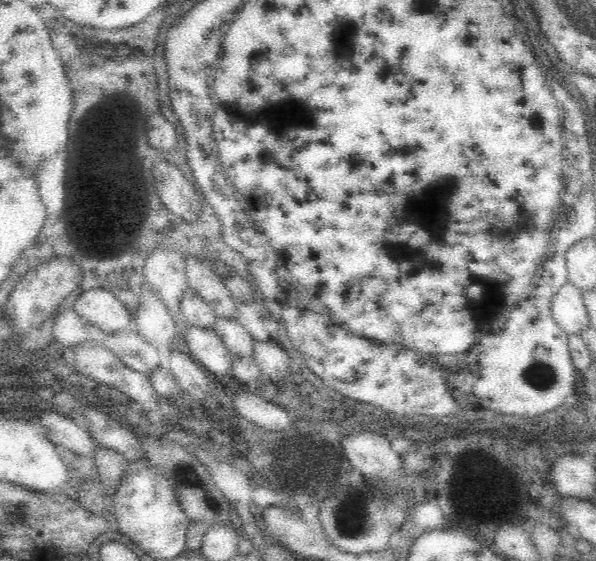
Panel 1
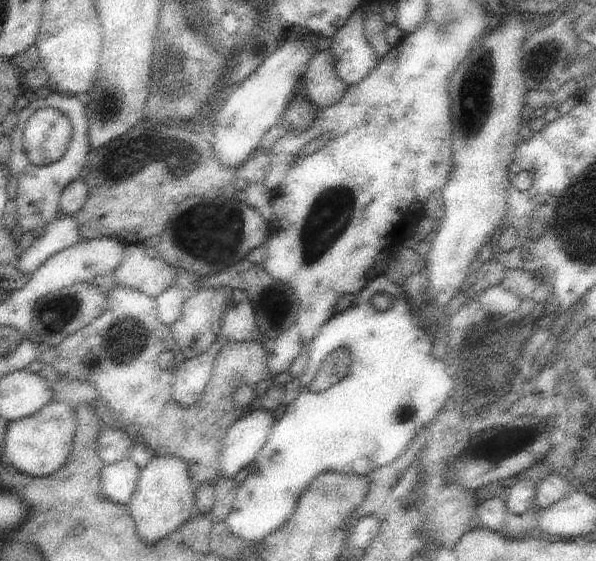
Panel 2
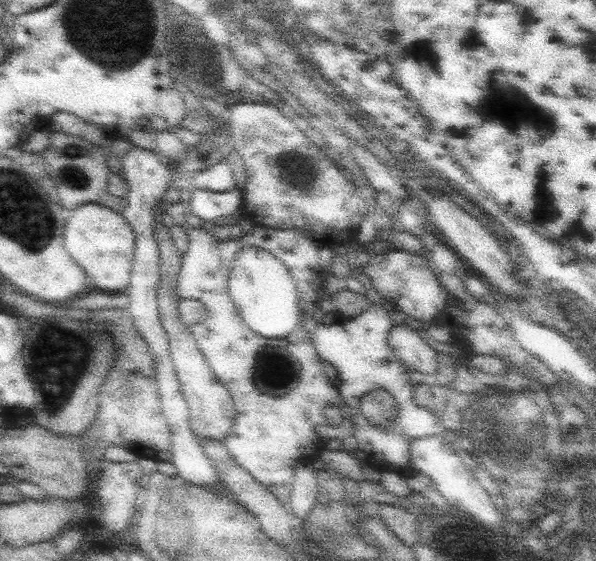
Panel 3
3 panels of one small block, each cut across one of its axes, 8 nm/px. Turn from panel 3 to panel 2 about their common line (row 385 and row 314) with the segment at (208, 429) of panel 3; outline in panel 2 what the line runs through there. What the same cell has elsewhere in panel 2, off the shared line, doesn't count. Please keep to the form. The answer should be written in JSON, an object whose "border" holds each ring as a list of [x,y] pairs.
{"border":[[[223,286],[223,288],[203,288],[193,298],[183,302],[183,308],[181,308],[177,320],[171,324],[171,334],[173,334],[173,342],[181,348],[185,360],[197,356],[199,352],[207,350],[213,344],[213,340],[215,340],[215,336],[219,332],[219,326],[221,326],[221,318],[223,318],[225,306],[231,300],[231,292],[233,290],[229,286]]]}

